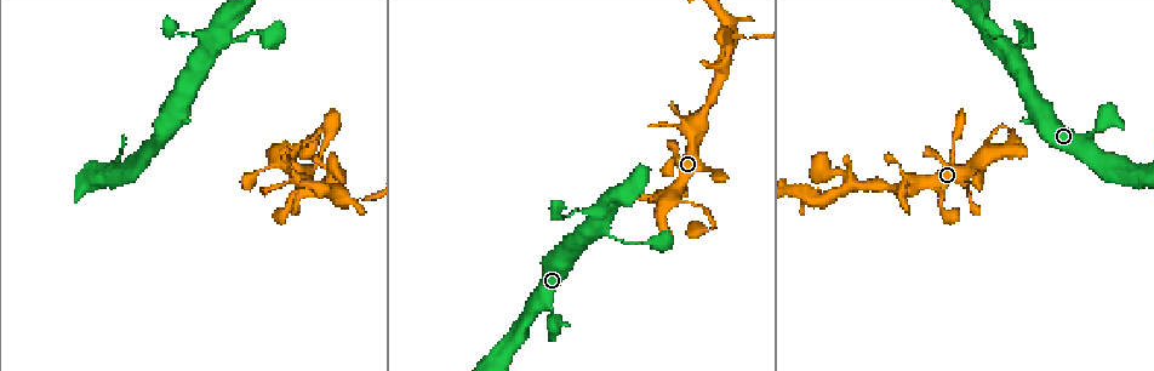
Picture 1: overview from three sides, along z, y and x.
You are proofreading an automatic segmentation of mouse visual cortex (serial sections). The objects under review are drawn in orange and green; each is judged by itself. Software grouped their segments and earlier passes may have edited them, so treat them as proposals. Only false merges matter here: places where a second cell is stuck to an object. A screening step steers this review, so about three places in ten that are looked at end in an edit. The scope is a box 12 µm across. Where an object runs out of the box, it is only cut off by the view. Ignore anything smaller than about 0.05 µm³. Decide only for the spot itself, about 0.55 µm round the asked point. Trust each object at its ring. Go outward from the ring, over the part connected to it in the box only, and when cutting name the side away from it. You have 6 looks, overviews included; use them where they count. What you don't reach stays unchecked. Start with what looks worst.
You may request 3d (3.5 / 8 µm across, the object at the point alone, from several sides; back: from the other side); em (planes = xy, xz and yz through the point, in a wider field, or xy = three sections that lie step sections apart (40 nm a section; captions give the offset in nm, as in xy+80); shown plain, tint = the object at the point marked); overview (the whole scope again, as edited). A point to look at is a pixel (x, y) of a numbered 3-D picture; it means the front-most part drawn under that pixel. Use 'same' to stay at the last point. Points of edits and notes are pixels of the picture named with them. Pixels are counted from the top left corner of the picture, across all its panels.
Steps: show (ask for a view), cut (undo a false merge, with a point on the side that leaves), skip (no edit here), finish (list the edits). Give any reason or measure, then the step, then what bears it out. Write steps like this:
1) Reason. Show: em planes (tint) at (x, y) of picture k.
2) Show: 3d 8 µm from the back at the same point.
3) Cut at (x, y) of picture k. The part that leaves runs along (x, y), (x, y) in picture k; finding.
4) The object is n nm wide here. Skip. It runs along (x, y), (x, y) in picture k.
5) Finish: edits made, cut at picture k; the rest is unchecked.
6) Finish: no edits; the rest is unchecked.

Show: 3d 3.5 µm at (186, 33) of picture 1.

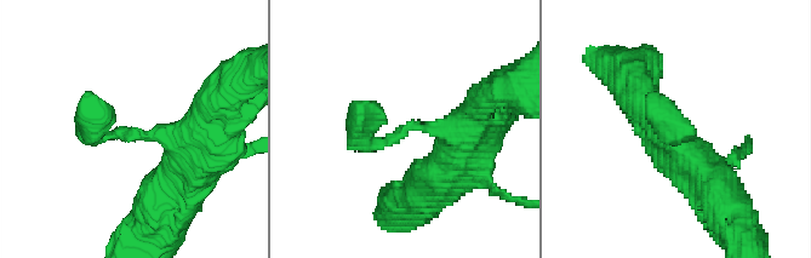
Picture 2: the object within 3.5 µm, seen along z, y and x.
Shape alone is not enough. Show: em planes (tint) at (409, 126) of picture 2.

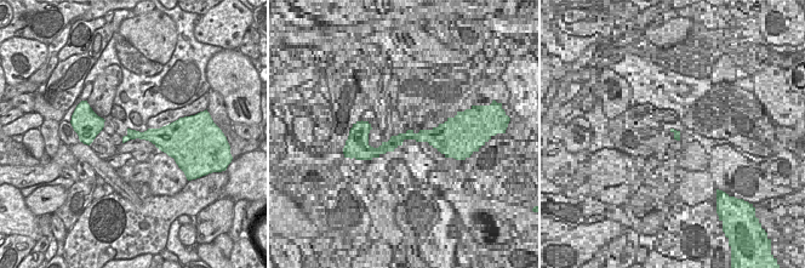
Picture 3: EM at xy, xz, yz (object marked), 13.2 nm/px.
Cut it another way. Show: em xy step 2 (tint) at the same point.

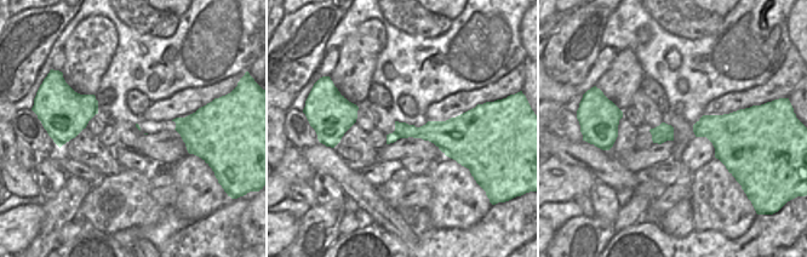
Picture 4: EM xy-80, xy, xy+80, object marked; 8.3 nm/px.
Skip. It runs along (199, 162), (90, 114) in picture 2; continuous, no second cell.

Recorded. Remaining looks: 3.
A narrow waist. Show: 3d 8 µm at (644, 200) of picture 1.

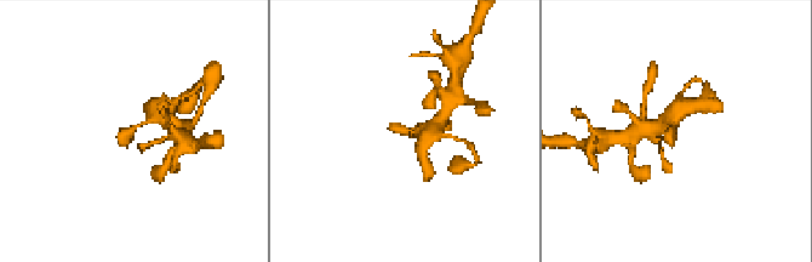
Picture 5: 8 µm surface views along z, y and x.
Show: em xy step 1 (tint) at (407, 132) of picture 5.

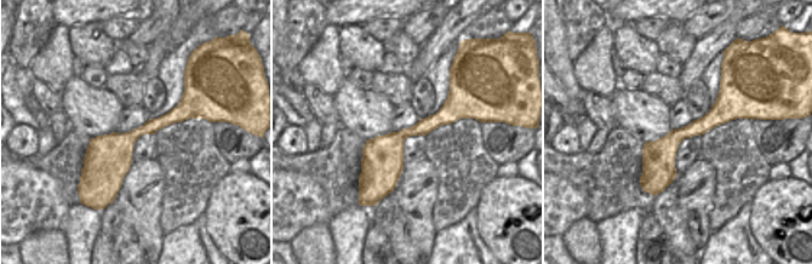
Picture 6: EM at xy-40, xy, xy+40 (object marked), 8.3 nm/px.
Skip. It runs along (163, 117), (135, 126), (121, 144) in picture 5; all the same cell.

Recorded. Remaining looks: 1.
Finish: no edits; the rest is unchecked.

